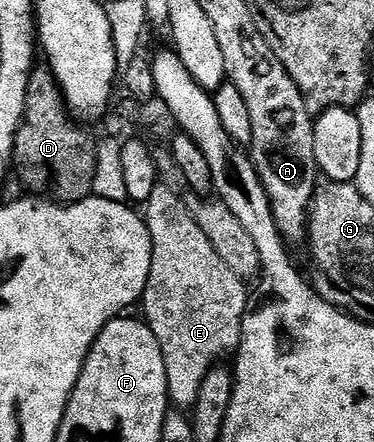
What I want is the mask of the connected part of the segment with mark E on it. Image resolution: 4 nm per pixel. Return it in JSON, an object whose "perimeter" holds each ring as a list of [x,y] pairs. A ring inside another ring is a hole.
{"perimeter":[[[159,182],[151,192],[151,198],[145,205],[145,221],[148,226],[149,236],[152,239],[152,262],[151,274],[147,278],[147,286],[145,287],[145,295],[143,297],[143,305],[145,304],[145,313],[143,319],[148,324],[149,329],[155,334],[155,338],[159,338],[159,346],[163,350],[163,366],[167,366],[167,386],[169,387],[169,402],[172,407],[182,410],[192,409],[194,403],[199,398],[200,387],[207,378],[207,374],[213,368],[218,367],[222,363],[224,356],[232,357],[236,353],[237,347],[241,345],[241,320],[245,317],[247,309],[250,307],[249,296],[245,293],[247,288],[246,281],[241,280],[235,274],[235,270],[231,270],[224,262],[223,258],[215,251],[215,246],[211,244],[211,240],[207,238],[207,234],[199,229],[199,224],[195,222],[194,216],[191,215],[188,203],[165,182]]]}

